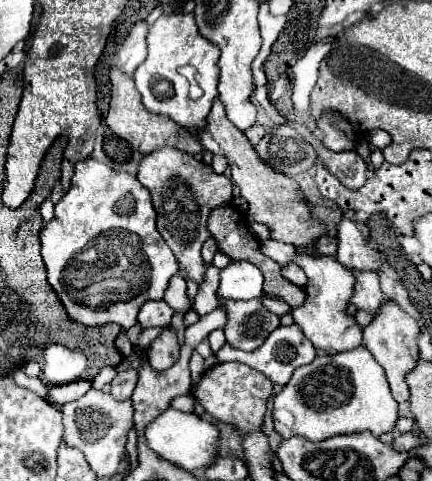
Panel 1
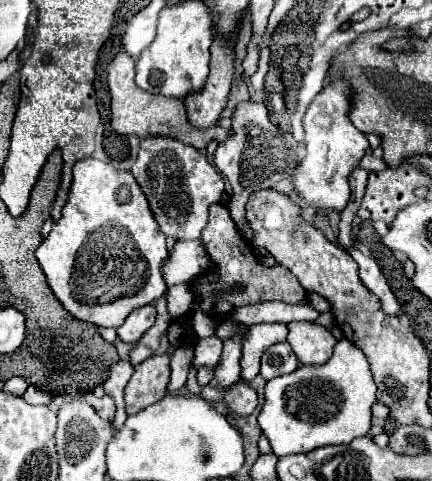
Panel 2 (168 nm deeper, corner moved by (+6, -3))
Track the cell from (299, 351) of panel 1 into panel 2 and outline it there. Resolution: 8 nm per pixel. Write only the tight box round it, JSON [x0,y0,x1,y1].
[260,341,298,379]

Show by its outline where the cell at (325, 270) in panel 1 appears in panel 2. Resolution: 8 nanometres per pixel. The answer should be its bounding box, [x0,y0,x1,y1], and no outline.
[288,323,336,365]

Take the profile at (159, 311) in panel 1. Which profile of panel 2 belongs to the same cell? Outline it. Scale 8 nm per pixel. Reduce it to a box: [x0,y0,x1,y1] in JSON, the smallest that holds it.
[116,305,156,343]

